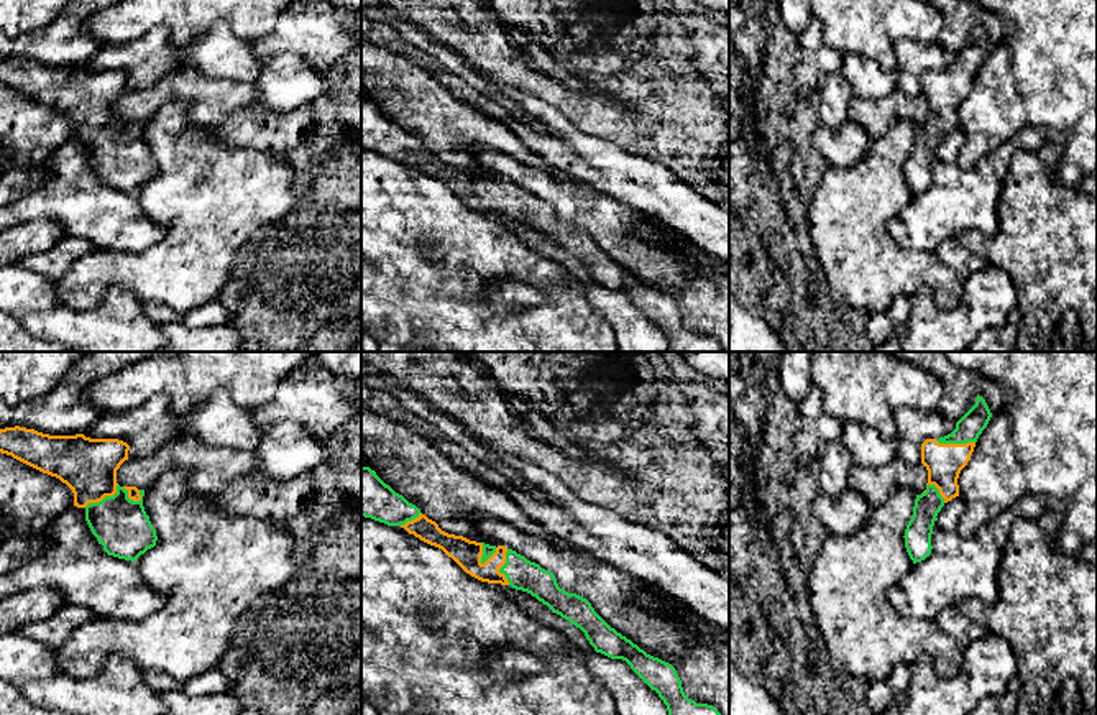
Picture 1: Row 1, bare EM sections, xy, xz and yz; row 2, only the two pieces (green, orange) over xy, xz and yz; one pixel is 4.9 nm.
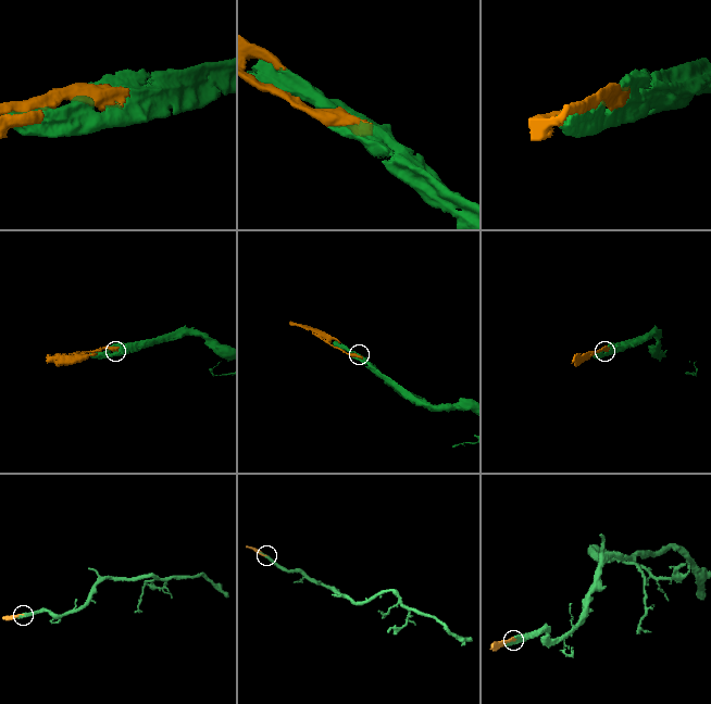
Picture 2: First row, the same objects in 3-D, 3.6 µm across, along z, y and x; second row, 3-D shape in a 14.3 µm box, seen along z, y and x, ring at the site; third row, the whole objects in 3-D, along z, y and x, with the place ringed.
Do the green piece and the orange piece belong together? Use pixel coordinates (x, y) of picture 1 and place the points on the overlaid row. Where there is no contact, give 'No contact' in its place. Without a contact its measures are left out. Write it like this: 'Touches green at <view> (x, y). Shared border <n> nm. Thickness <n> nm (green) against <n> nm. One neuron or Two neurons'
Touches green at xy (105, 497). Shared border 200 nm. Thickness 280 nm (green) against 280 nm. One neuron

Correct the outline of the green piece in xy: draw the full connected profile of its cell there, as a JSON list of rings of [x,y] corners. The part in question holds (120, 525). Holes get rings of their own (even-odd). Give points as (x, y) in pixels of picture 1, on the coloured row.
[[[26,427],[0,429],[0,452],[59,478],[74,493],[74,506],[85,510],[85,521],[108,556],[135,562],[156,546],[158,536],[143,506],[145,490],[120,487],[117,470],[128,460],[130,445],[118,439],[90,439],[84,434],[49,436]]]

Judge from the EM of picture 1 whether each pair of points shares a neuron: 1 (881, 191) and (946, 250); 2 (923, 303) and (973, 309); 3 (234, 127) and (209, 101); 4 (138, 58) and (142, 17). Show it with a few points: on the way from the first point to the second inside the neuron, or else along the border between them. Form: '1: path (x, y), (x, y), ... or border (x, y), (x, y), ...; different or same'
1: border (933, 252), (963, 278); different
2: path (935, 314), (938, 318), (961, 318); same
3: border (252, 104), (229, 112), (211, 125); different
4: border (178, 40), (166, 27), (153, 27), (104, 45); different

